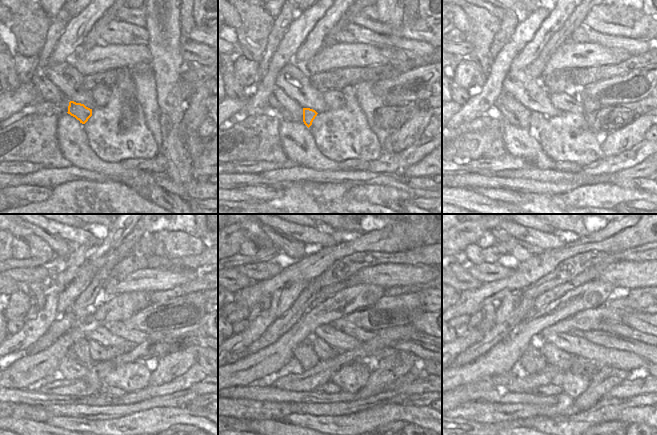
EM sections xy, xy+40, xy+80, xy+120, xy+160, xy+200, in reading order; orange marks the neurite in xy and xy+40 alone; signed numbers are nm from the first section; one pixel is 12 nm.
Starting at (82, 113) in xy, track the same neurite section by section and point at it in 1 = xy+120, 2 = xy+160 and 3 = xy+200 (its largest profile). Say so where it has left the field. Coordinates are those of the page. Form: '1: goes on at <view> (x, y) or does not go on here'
1: goes on at xy+120 (98, 352)
2: goes on at xy+160 (324, 351)
3: goes on at xy+200 (577, 365)

